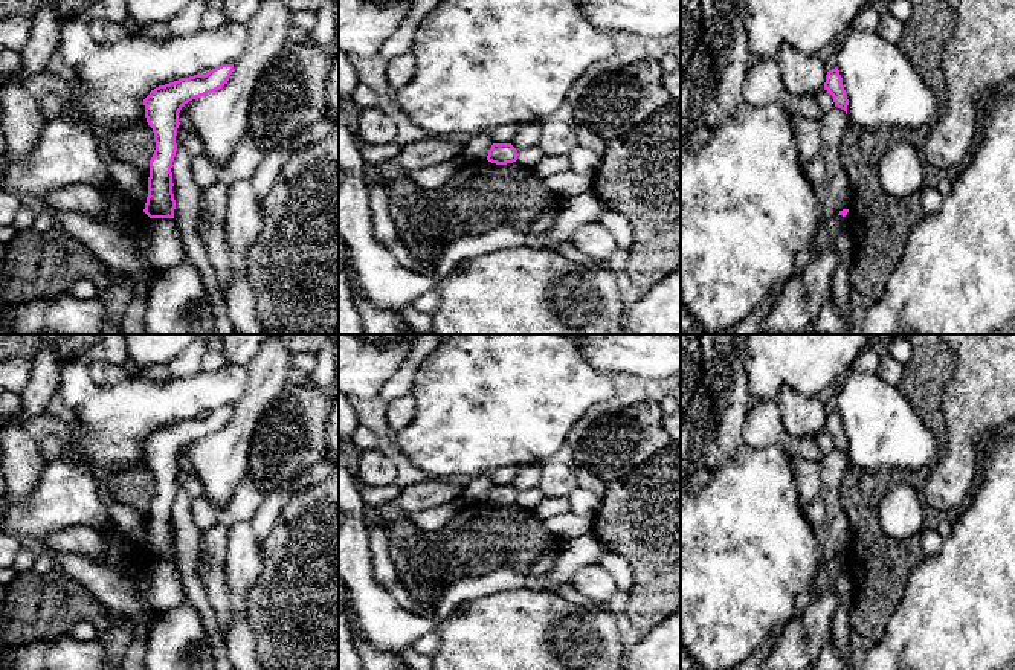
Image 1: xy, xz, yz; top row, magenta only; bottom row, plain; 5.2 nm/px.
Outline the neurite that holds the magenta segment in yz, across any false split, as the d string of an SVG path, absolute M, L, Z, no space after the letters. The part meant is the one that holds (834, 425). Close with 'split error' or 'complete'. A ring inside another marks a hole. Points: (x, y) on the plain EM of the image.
M836 409L827 414L824 432L833 438L835 449L844 452L847 456L849 441L843 427L843 420Z; complete

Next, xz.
M493 485L487 502L496 507L507 507L517 502L517 491L511 485Z; complete

